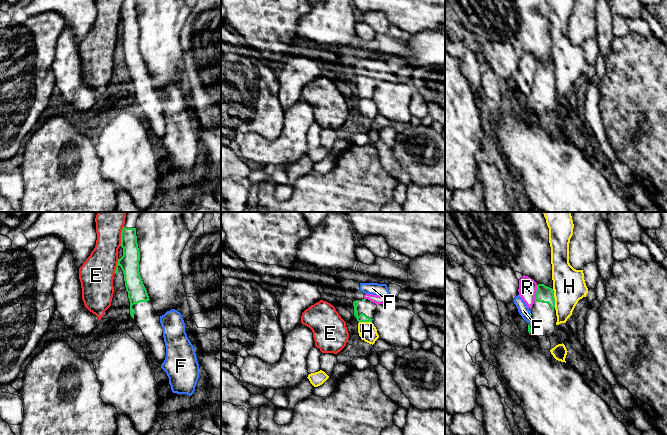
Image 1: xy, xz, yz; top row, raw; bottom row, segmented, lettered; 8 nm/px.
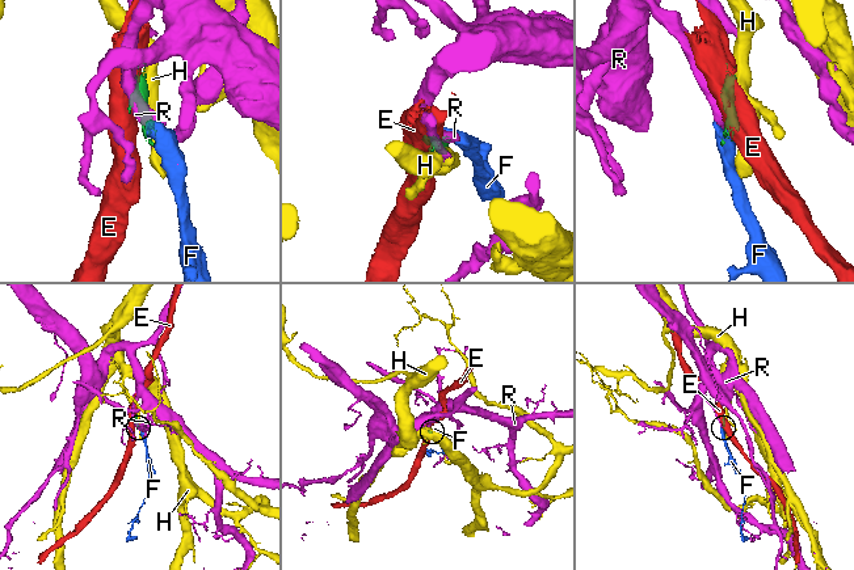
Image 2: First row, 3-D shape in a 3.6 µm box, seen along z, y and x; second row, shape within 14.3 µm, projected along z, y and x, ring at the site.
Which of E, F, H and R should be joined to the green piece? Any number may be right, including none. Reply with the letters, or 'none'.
none

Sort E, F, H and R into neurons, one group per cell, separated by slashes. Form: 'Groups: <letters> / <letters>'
Groups: E / F R / H

